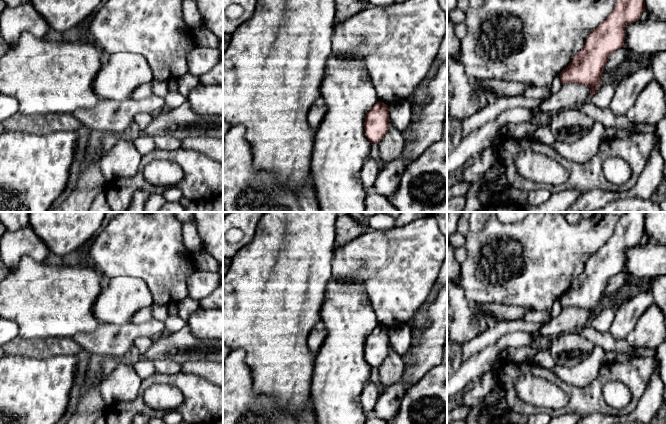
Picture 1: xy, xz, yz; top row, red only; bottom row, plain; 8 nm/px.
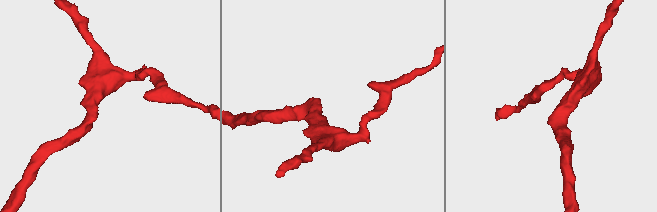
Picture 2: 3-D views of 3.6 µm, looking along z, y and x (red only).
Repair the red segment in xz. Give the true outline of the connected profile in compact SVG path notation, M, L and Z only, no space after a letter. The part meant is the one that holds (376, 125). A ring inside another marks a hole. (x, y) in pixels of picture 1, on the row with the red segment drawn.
M377 102L365 116L365 135L371 143L379 143L389 129L388 105Z

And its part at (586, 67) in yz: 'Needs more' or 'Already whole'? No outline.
Already whole

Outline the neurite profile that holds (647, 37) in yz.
M650 19L625 27L624 45L634 55L644 56L666 51L666 22Z

